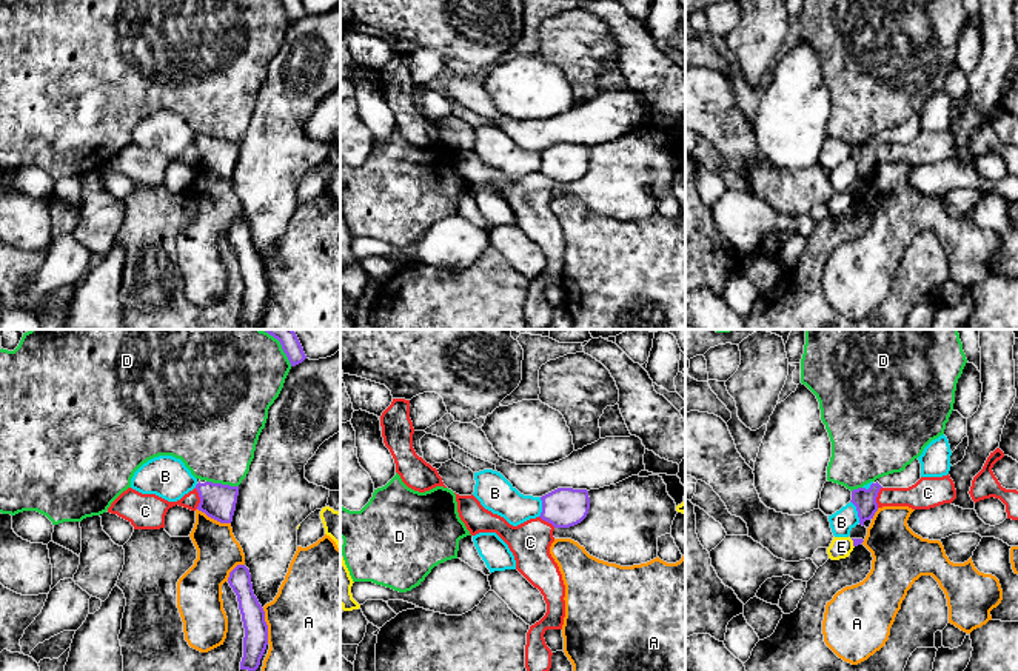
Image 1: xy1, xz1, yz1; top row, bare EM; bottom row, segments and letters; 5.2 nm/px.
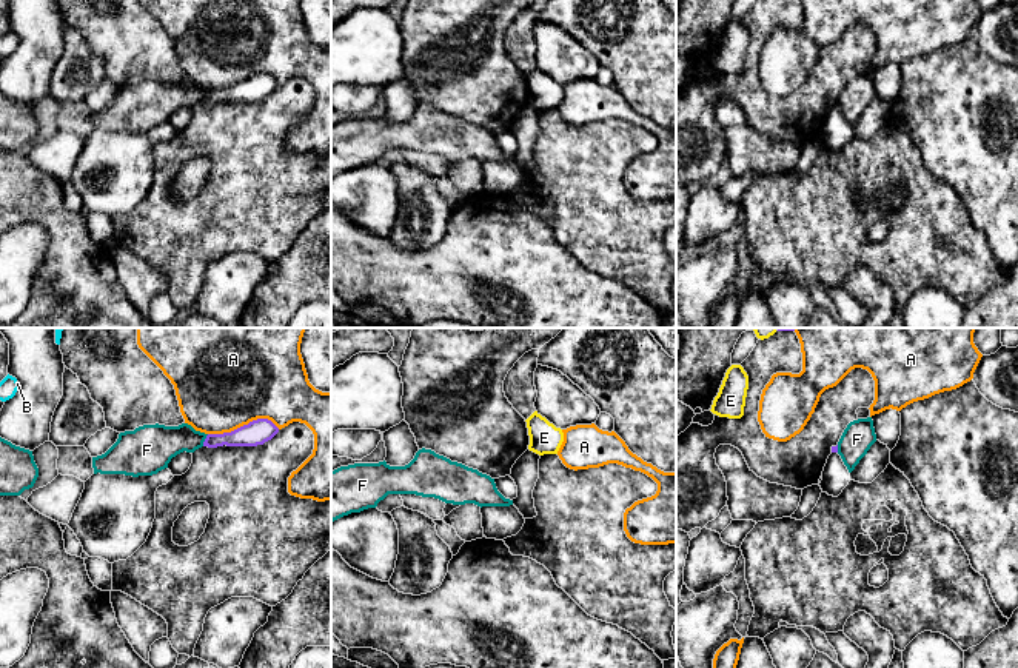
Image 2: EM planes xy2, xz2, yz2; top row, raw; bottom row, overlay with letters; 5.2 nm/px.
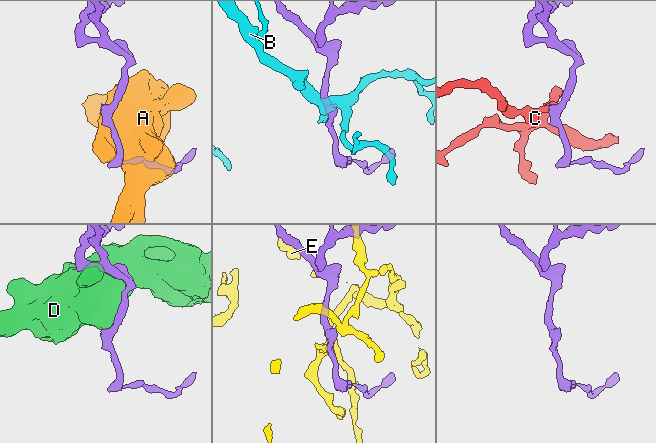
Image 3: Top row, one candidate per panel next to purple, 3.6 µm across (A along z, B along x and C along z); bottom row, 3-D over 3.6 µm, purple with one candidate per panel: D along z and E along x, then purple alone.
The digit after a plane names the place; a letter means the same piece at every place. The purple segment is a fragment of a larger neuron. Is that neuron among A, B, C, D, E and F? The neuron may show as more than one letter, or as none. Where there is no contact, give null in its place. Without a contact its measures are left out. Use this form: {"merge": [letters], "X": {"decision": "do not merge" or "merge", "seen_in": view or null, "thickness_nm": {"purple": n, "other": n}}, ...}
{"merge": [], "A": {"decision": "do not merge", "seen_in": "xy2", "thickness_nm": {"purple": 130, "other": 500}}, "B": {"decision": "do not merge", "seen_in": "yz1", "thickness_nm": {"purple": 120, "other": 120}}, "C": {"decision": "do not merge", "seen_in": "xy1", "thickness_nm": {"purple": 180, "other": 140}}, "D": {"decision": "do not merge", "seen_in": "xy1", "thickness_nm": {"purple": 180, "other": 420}}, "E": {"decision": "do not merge", "seen_in": "yz1", "thickness_nm": {"purple": 40, "other": 110}}, "F": {"decision": "do not merge", "seen_in": "xy2", "thickness_nm": {"purple": 120, "other": 200}}}

